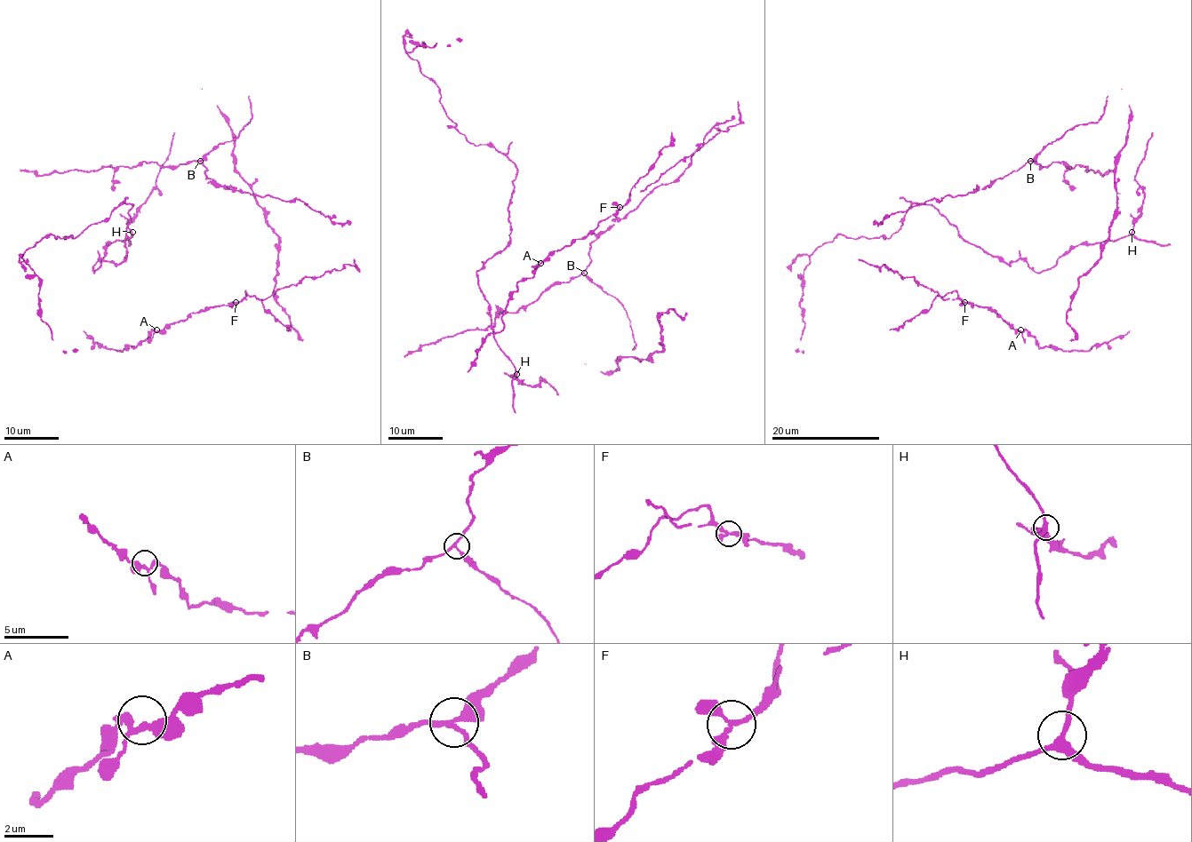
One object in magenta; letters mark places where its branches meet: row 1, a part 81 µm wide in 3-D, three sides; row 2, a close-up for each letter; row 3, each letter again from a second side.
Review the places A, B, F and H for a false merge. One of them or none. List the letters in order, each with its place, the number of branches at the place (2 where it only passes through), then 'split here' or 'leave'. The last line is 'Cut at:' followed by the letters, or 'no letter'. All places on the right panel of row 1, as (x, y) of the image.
A: place (1020, 329); branches 3; leave
B: place (1030, 161); branches 3; leave
F: place (964, 302); branches 3; leave
H: place (1132, 232); branches 3; leave
Cut at: no letter

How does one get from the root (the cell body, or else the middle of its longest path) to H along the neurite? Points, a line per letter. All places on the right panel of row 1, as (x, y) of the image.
H: (1072, 247), (1118, 241), (1132, 232)

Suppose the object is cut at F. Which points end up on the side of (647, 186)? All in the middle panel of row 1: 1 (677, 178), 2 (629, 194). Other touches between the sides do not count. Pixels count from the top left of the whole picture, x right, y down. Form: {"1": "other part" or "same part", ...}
{"1": "other part", "2": "same part"}

